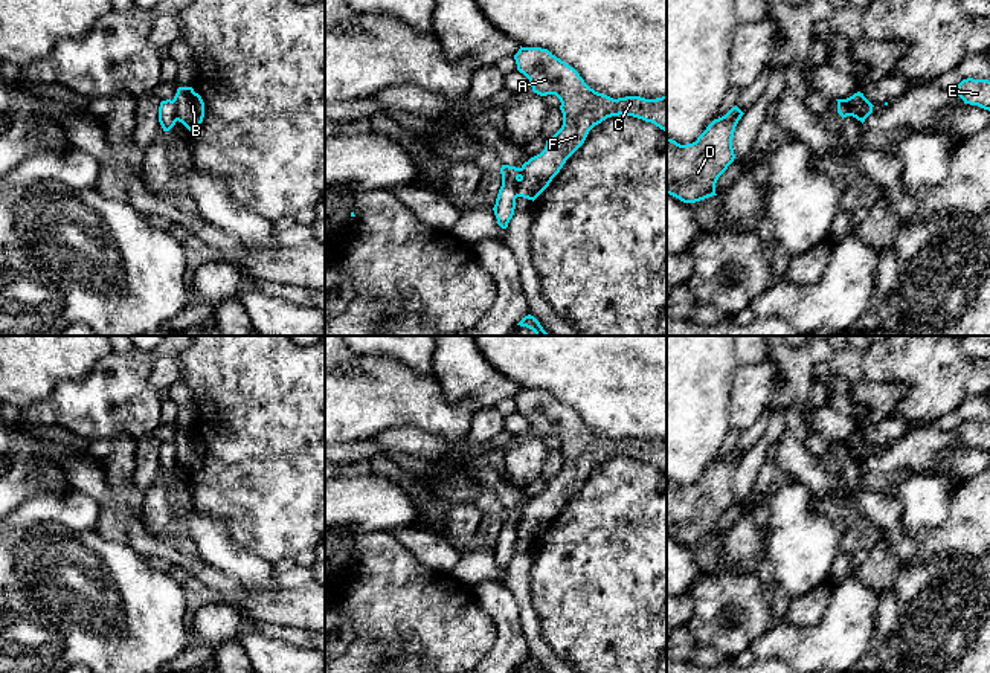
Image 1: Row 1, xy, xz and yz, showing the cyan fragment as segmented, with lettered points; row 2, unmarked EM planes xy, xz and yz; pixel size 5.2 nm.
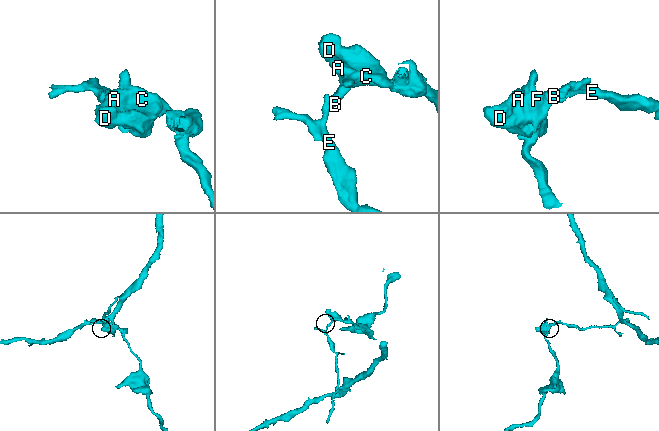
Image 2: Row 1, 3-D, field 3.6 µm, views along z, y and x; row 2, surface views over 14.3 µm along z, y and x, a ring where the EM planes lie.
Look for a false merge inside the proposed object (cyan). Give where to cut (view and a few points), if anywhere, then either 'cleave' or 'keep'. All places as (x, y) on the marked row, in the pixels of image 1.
yz (844, 99), (856, 106), (862, 115), (871, 112) | cleave

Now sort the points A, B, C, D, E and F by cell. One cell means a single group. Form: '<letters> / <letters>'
A B C D F / E

